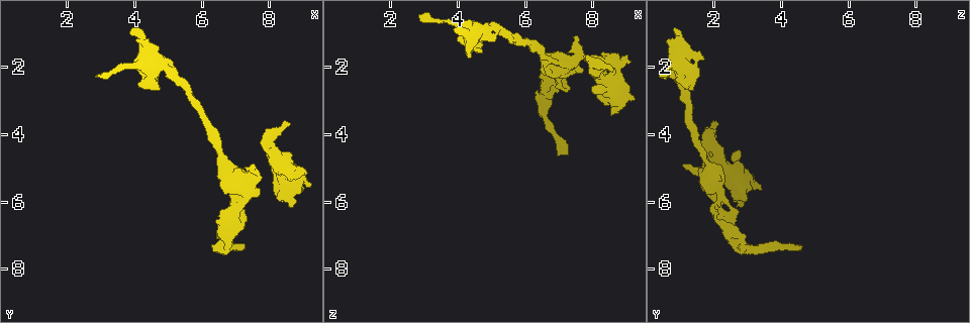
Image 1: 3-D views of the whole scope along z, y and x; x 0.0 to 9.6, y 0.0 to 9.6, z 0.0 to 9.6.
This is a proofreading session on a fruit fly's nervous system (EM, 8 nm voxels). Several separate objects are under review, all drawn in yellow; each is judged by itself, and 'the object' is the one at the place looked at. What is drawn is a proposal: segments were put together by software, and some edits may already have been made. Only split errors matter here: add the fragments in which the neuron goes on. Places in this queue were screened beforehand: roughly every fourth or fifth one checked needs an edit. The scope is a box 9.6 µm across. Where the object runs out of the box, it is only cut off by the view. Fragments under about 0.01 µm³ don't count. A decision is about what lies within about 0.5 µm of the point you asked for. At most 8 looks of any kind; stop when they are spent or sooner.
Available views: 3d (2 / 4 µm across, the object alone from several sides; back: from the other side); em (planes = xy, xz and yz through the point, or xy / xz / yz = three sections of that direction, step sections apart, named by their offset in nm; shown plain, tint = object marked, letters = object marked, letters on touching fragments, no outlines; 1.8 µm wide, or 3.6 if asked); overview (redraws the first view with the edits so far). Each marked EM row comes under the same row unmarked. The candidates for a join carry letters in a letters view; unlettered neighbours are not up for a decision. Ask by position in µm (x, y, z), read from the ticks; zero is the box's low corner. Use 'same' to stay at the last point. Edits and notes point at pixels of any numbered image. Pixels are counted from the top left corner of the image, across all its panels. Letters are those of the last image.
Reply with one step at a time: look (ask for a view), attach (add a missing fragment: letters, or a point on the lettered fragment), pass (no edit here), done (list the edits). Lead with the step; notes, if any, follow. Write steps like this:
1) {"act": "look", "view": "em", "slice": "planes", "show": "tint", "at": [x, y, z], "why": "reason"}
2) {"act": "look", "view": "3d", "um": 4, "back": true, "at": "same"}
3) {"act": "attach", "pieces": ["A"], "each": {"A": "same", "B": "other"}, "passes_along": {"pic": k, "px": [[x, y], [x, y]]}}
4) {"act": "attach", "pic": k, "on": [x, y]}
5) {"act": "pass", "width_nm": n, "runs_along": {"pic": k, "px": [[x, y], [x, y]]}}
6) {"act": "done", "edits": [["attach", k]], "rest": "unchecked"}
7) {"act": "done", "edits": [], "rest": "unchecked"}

{"act": "look", "view": "em", "slice": "planes", "show": "letters", "at": [3.90, 0.90, 0.90], "why": "an open end"}

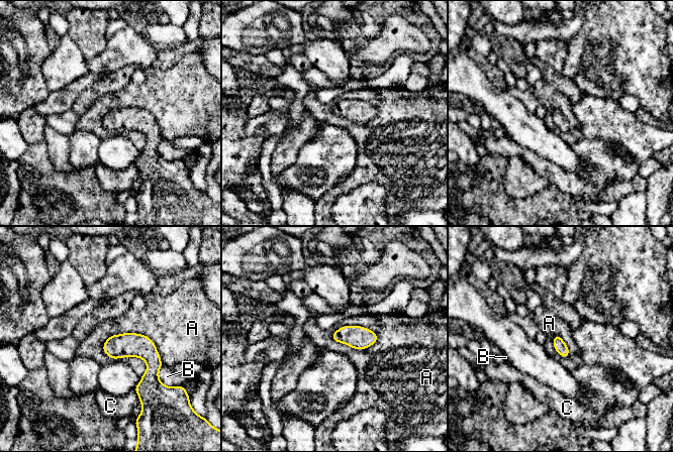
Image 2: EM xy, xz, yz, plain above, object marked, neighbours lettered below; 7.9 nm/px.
{"act": "pass", "each": {"A": "other", "B": "other", "C": "other"}, "border": {"pic": 2, "px": [[102, 345], [145, 334], [163, 364]]}, "found": "no lettered fragment goes on from it"}

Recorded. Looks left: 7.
{"act": "look", "view": "3d", "um": 4, "at": [6.70, 4.75, 1.70], "why": "sudden change in width"}

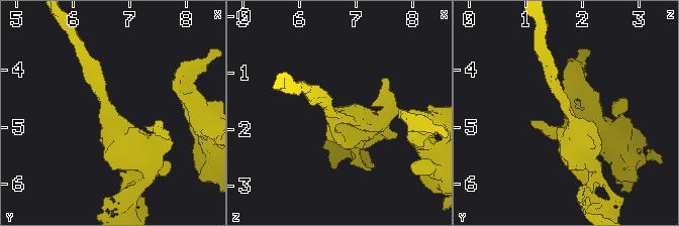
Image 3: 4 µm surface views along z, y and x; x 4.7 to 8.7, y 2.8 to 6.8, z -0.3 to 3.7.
{"act": "look", "view": "em", "slice": "planes", "show": "tint", "at": [6.65, 4.75, 1.75], "arms": 3, "arm_widths_nm": [190, 190, 380]}

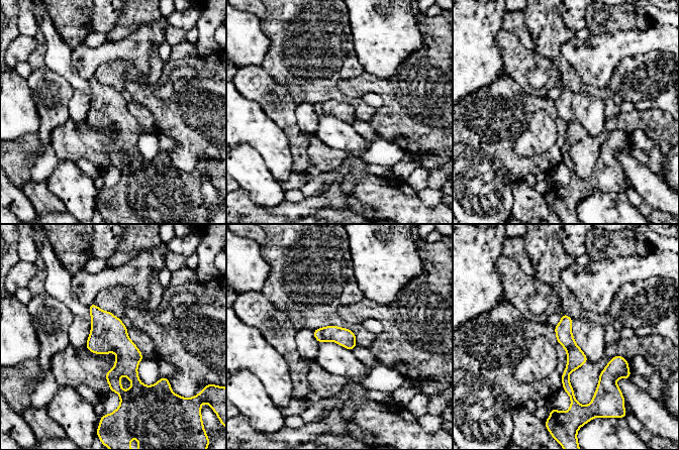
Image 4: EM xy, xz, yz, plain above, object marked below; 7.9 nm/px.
{"act": "look", "view": "em", "slice": "planes", "show": "letters", "at": "same", "why": "what lies round it"}

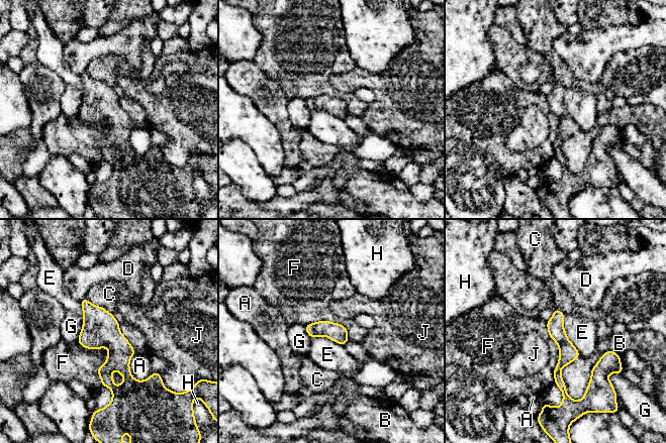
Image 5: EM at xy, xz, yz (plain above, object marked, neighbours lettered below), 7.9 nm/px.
{"act": "pass", "each": {"A": "other", "B": "other", "C": "other", "D": "other", "E": "other", "F": "other", "G": "other", "H": "other", "J": "other"}, "runs_along": {"pic": 5, "px": [[85, 302], [113, 340], [108, 382], [116, 392]]}, "found": "none of them fits"}

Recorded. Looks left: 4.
{"act": "look", "view": "3d", "um": 2, "at": [7.20, 7.25, 4.55], "why": "tapers out"}

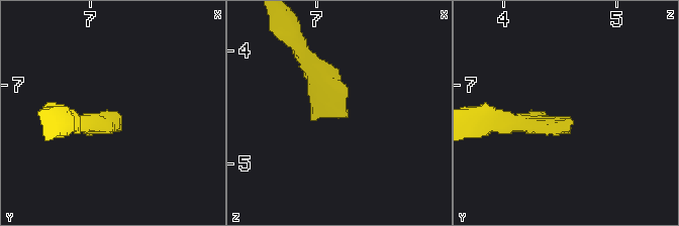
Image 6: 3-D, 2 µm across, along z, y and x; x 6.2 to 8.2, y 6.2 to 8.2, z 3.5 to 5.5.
{"act": "look", "view": "em", "slice": "xy", "step": 8, "show": "tint", "at": [7.22, 7.28, 4.58], "why": "shape alone is not enough"}

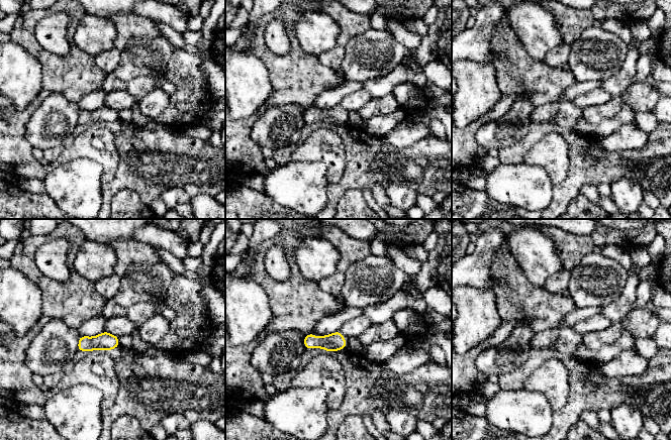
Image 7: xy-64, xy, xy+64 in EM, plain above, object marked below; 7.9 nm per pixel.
{"act": "look", "view": "em", "slice": "planes", "show": "letters", "at": "same"}

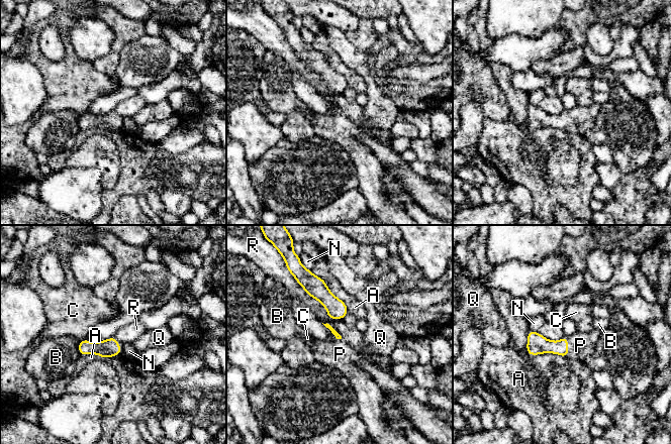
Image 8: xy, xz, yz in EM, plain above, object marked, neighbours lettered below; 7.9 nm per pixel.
{"act": "attach", "pieces": ["P"], "longest_contact_nm": ["R", 460], "each": {"A": "other", "B": "other", "C": "other", "N": "other", "P": "same", "Q": "other", "R": "other"}, "passes_along": {"pic": 8, "px": [[107, 348], [120, 350], [120, 354]]}, "found": "the neuron continues"}

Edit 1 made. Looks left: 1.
{"act": "done", "edits": [["attach", 8]], "rest": "unchecked"}

